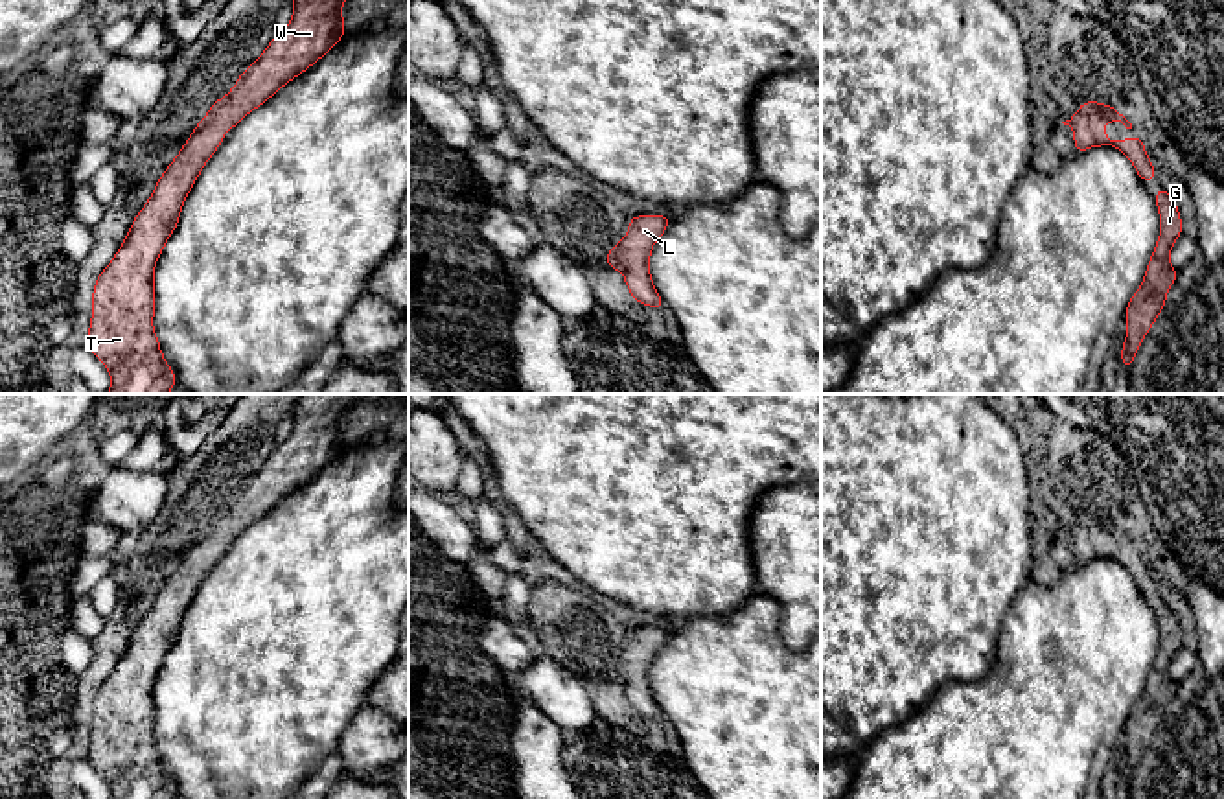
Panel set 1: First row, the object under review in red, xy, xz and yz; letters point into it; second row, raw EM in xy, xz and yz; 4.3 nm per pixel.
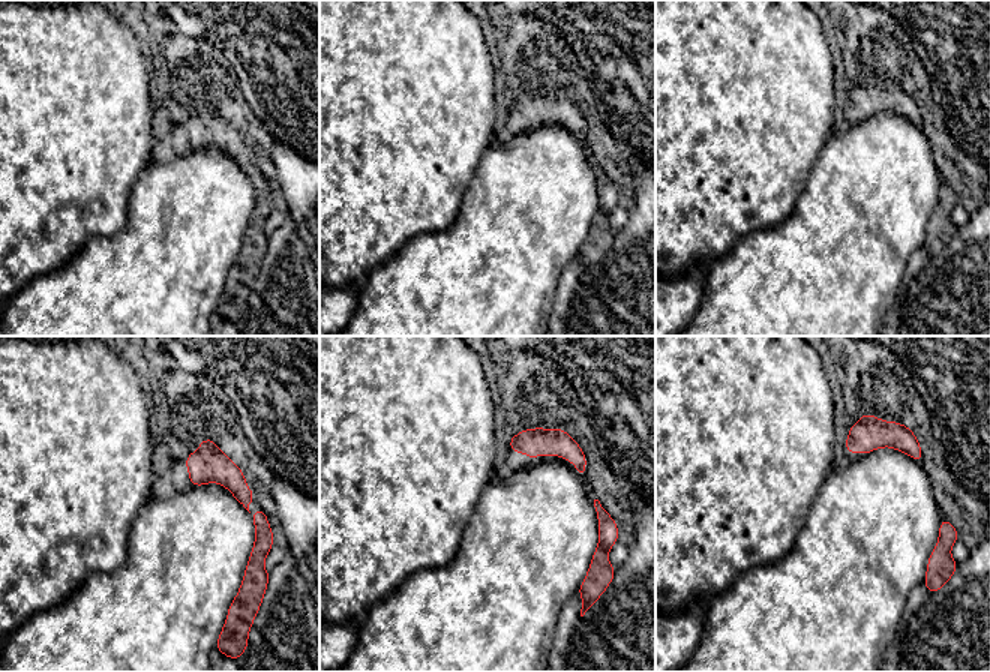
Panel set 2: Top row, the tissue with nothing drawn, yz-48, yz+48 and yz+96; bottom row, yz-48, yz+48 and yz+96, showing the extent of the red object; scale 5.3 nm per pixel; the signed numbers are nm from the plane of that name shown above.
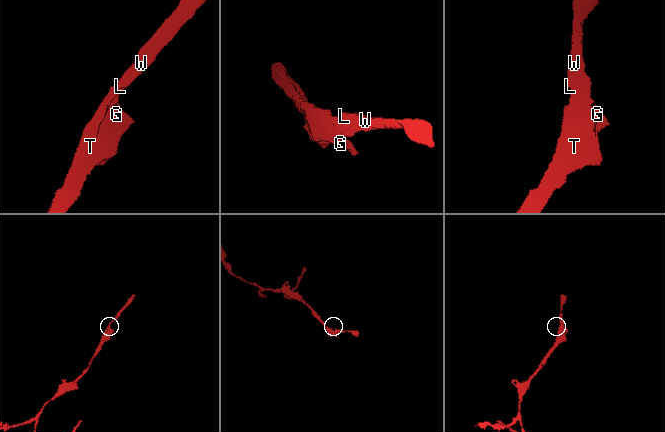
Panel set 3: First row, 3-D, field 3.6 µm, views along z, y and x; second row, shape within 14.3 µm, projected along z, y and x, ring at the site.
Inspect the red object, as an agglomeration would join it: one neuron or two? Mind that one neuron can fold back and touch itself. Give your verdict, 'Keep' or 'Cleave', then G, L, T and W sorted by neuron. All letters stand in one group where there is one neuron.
Keep. Groups: G L T W

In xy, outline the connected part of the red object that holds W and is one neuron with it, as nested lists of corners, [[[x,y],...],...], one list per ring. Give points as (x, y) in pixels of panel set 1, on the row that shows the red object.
[[[293,0],[289,26],[278,31],[232,90],[212,103],[158,179],[112,261],[98,276],[87,350],[110,374],[107,394],[167,394],[177,385],[153,330],[153,276],[160,252],[179,225],[184,199],[223,144],[225,133],[344,37],[342,4],[344,0]]]

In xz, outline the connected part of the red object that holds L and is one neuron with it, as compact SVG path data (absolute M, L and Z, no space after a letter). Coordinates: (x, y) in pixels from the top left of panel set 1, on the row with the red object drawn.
M670 215L629 217L628 236L606 254L606 263L624 274L624 282L635 302L664 309L664 302L650 276L650 252L655 241L670 226Z

